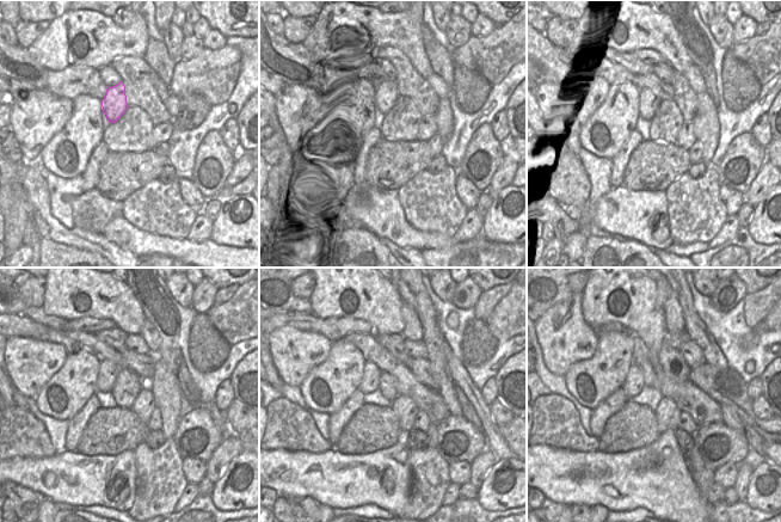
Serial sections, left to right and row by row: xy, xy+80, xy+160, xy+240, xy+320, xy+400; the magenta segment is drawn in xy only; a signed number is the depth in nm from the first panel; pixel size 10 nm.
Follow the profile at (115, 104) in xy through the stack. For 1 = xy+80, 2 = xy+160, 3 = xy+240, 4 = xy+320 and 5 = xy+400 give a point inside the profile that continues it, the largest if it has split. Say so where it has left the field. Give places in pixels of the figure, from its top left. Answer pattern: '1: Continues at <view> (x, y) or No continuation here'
1: Continues at xy+80 (379, 106)
2: Continues at xy+160 (649, 104)
3: Continues at xy+240 (109, 370)
4: Continues at xy+320 (370, 380)
5: Continues at xy+400 (634, 382).

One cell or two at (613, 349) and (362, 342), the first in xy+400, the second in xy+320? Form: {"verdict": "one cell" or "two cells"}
{"verdict": "two cells"}

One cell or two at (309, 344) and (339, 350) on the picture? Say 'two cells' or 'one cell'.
two cells

